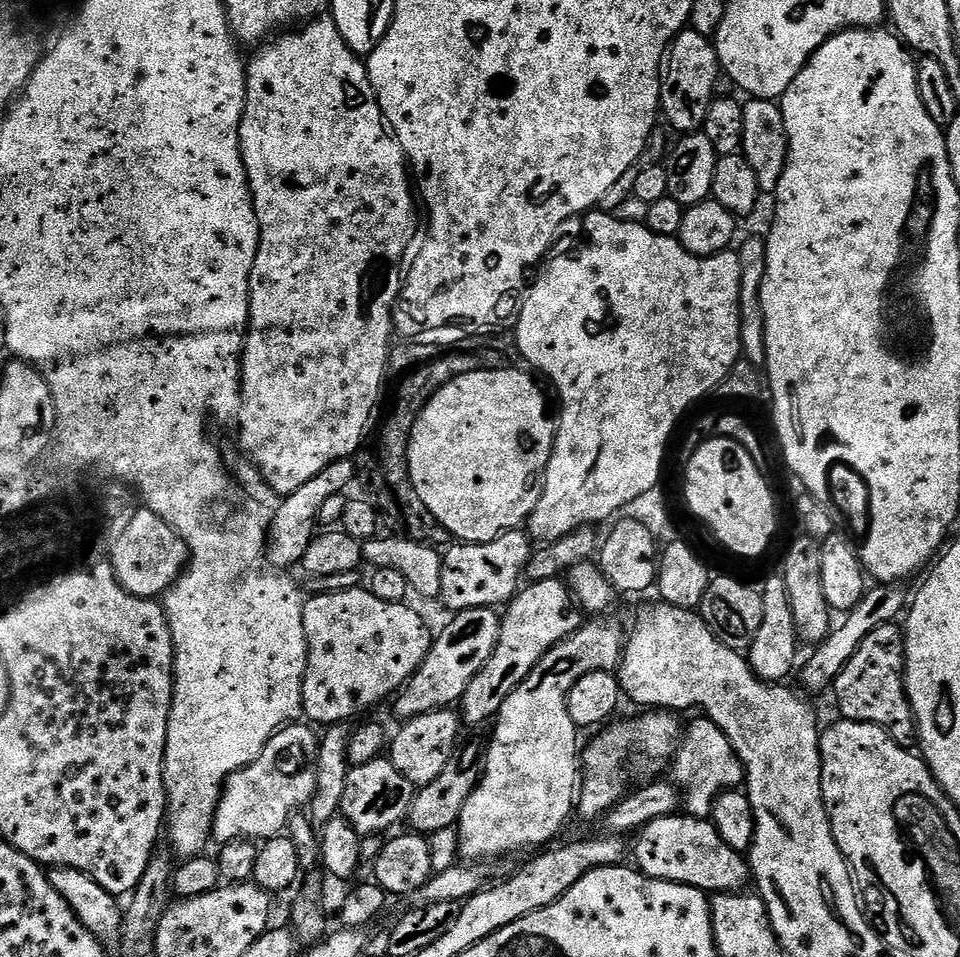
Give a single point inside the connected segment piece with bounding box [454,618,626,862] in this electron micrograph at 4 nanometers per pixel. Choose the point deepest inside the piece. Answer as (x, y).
(530, 782)

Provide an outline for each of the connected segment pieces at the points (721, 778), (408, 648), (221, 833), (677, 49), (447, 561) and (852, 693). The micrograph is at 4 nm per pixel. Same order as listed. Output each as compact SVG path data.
M699 718L692 725L687 725L680 747L670 764L670 776L682 793L682 804L687 815L698 820L708 820L716 799L724 792L739 789L745 783L744 763L726 734L714 721Z
M364 586L345 592L321 592L311 599L304 606L308 665L302 702L303 715L309 716L313 725L348 722L351 716L374 707L379 700L399 693L422 666L434 636L428 633L411 603L382 602Z
M293 722L283 728L280 731L275 732L273 736L268 740L268 745L262 750L262 754L254 763L246 764L244 768L240 768L232 776L229 776L227 780L224 781L224 790L220 794L220 805L216 808L216 813L214 814L214 822L212 823L212 835L221 845L228 844L232 840L249 840L253 842L263 842L265 840L272 840L276 836L281 835L287 829L288 819L297 810L303 806L311 805L312 794L314 792L314 786L316 785L316 750L318 747L318 736L317 733L312 733L313 729L309 727L307 723L304 722Z
M685 30L677 34L666 53L666 63L663 65L662 79L660 81L660 106L662 116L663 119L666 118L669 120L667 123L673 129L675 129L674 127L677 128L677 133L691 134L703 129L704 123L706 122L706 114L710 110L710 106L715 97L714 82L720 73L722 73L722 69L718 62L716 46L709 37L691 30Z
M513 530L485 544L456 542L448 550L442 556L444 565L439 599L444 600L445 606L451 610L463 610L507 605L521 587L524 567L532 558L534 544L523 531Z
M899 623L878 626L858 646L854 658L846 662L842 674L838 674L834 685L836 704L840 707L839 715L846 720L857 720L863 724L877 724L884 728L897 742L908 742L916 732L916 722L912 714L912 707L908 701L908 693L904 691L904 633Z

